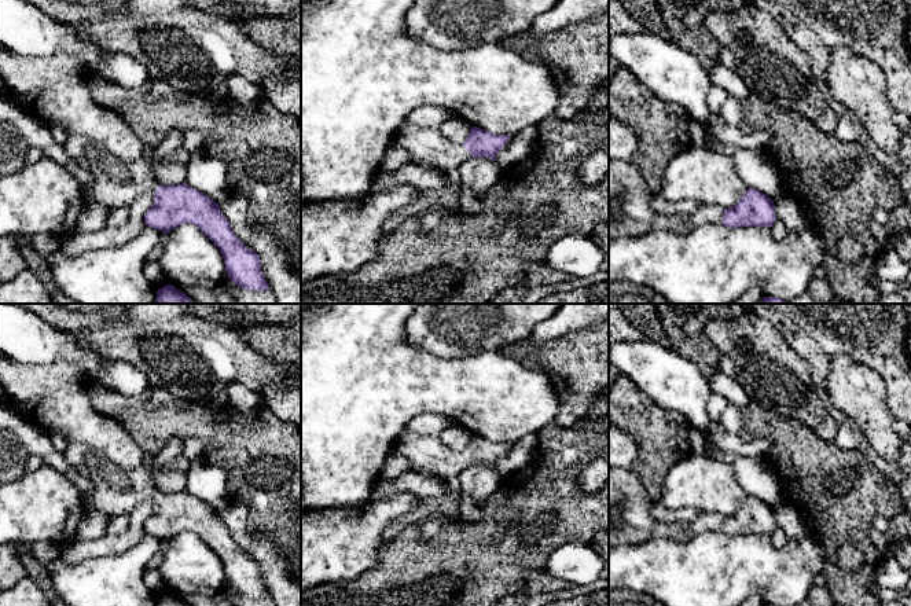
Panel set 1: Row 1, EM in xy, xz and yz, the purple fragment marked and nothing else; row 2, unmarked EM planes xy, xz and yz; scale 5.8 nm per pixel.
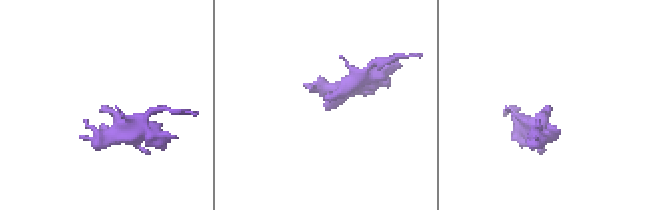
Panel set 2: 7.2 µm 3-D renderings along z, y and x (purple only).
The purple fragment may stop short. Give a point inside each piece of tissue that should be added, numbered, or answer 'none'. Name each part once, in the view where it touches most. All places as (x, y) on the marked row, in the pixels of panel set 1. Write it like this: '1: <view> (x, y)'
none

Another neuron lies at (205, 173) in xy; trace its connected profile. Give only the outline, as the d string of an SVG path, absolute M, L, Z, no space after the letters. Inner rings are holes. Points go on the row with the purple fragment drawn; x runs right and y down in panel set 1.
M202 150L192 154L187 164L185 184L223 203L229 195L225 183L225 165Z

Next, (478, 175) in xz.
M485 157L466 159L458 172L460 183L456 188L470 190L478 199L484 199L502 176L497 162Z

